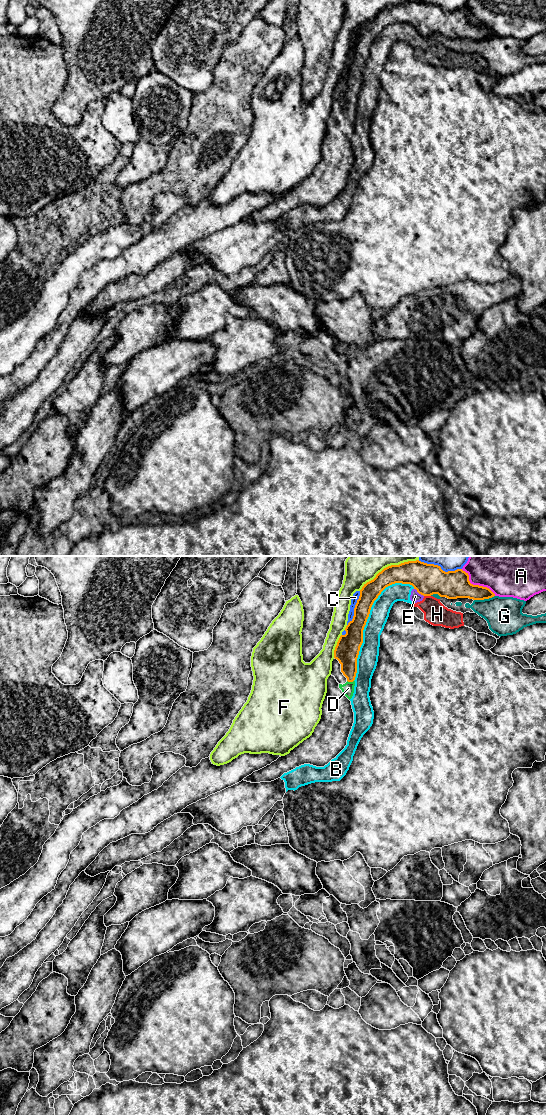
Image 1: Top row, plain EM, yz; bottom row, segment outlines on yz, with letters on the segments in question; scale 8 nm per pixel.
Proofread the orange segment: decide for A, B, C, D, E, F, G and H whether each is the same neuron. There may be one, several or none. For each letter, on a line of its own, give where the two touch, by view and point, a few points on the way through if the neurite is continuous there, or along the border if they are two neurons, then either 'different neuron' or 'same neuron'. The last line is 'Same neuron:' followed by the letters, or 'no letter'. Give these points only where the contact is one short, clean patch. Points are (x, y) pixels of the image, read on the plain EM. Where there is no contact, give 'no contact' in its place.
A: yz (476, 25) | different neuron
B: yz (366, 61) | different neuron
C: yz (354, 48) | different neuron
D: yz (350, 121) | same neuron
E: yz (419, 33) | along yz (414, 28), (423, 36) | different neuron
F: yz (336, 86) | different neuron
G: yz (484, 38) | different neuron
H: yz (427, 35) | along yz (424, 35), (430, 36) | different neuron
Same neuron: D

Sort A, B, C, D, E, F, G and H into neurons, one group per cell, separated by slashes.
A / B E H / C / D / F / G

